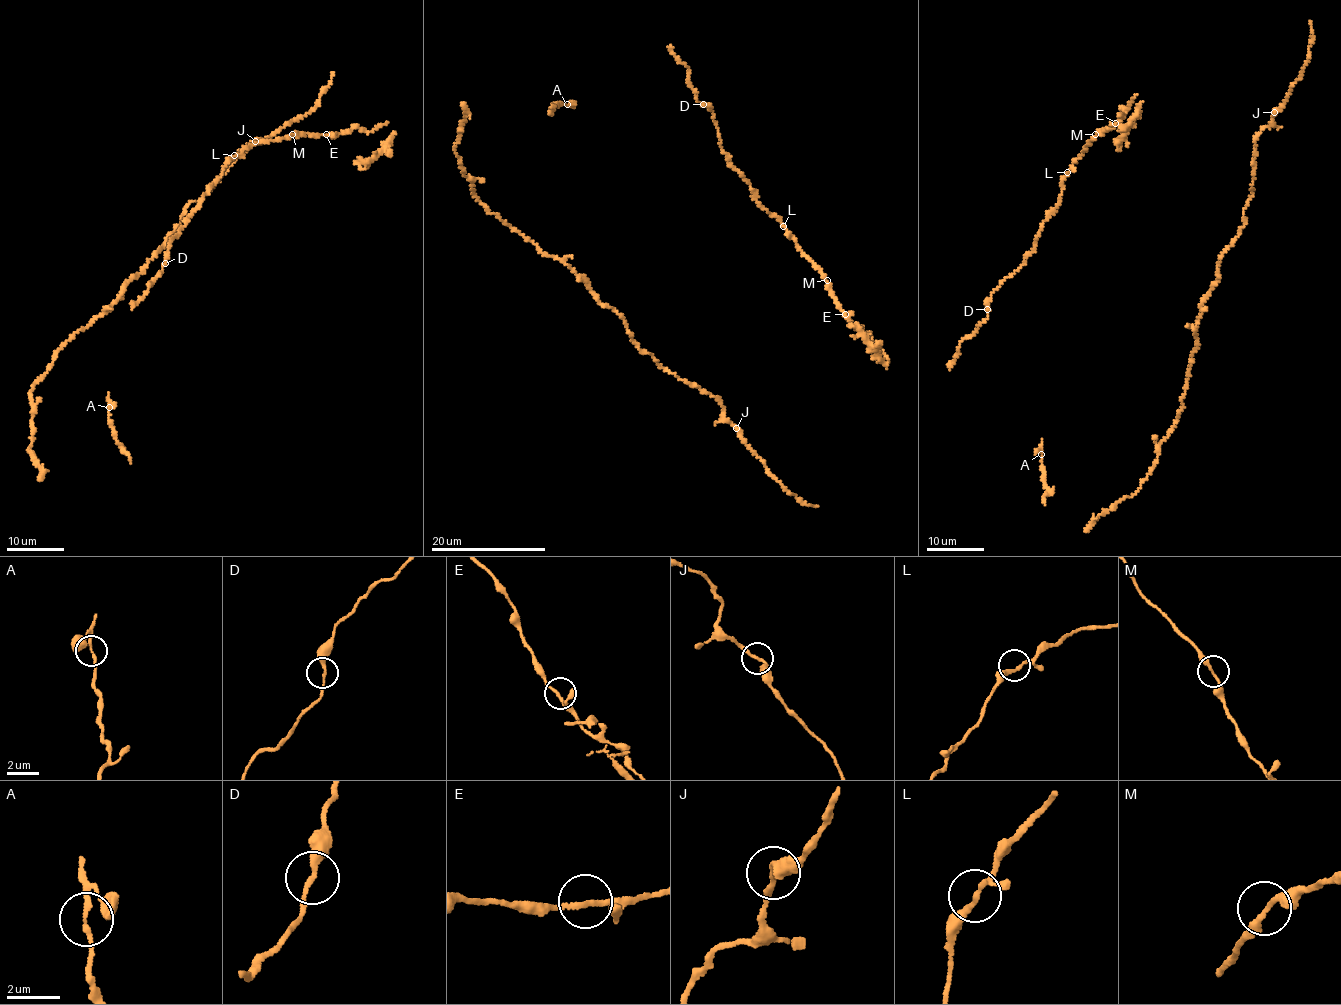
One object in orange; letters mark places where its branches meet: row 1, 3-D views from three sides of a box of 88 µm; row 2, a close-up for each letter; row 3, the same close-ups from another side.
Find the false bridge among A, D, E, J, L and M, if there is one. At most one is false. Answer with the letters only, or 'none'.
none

